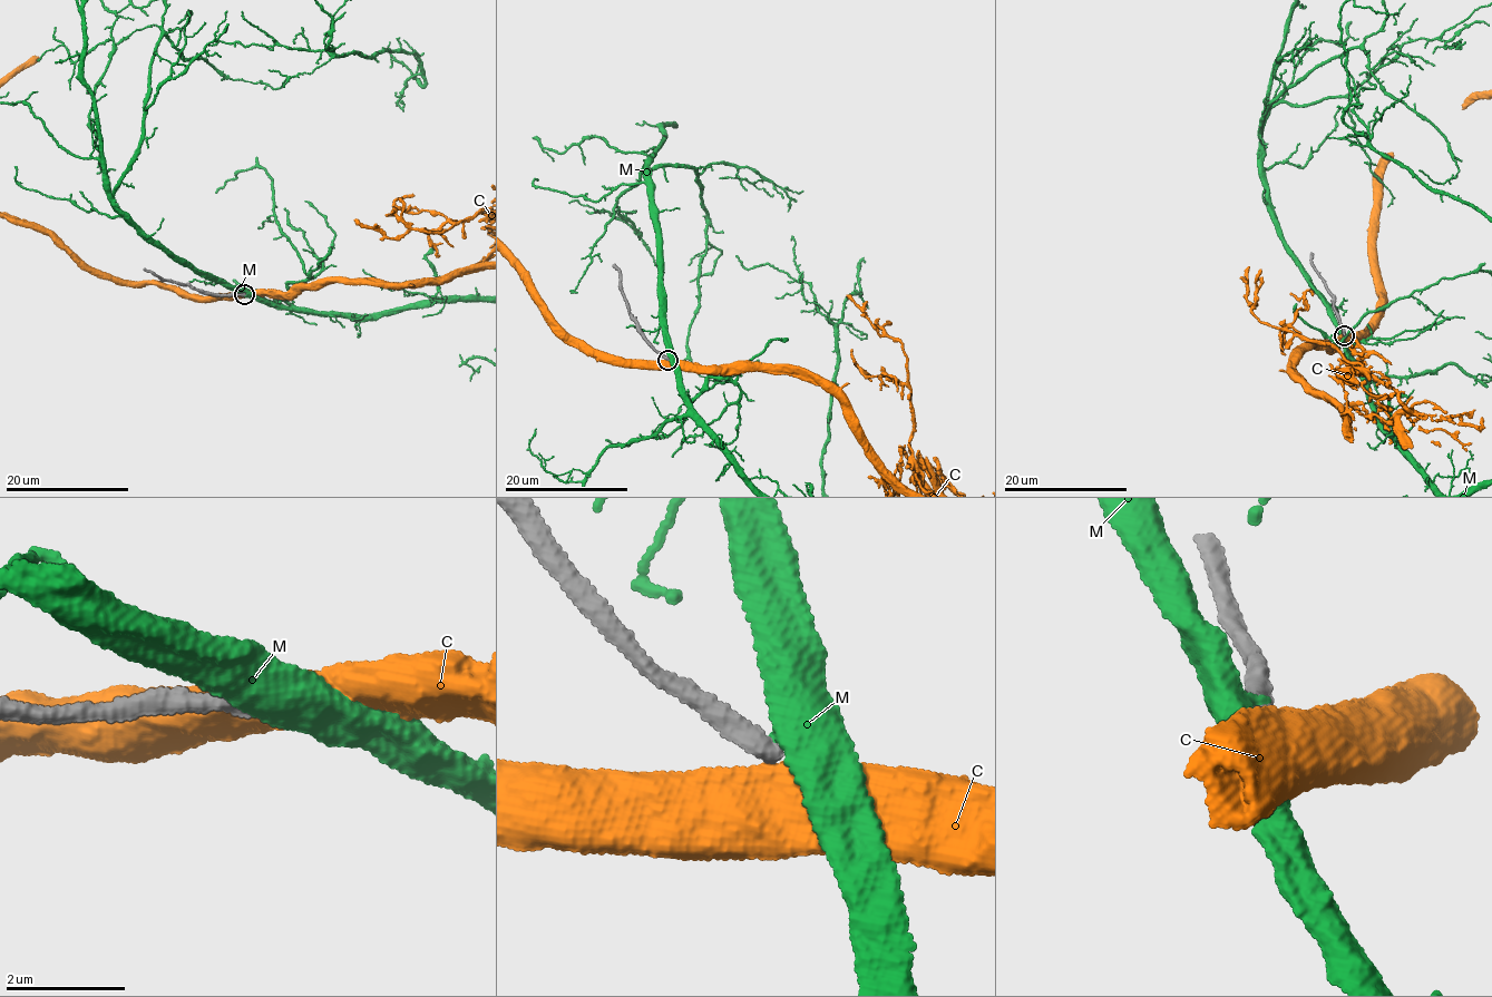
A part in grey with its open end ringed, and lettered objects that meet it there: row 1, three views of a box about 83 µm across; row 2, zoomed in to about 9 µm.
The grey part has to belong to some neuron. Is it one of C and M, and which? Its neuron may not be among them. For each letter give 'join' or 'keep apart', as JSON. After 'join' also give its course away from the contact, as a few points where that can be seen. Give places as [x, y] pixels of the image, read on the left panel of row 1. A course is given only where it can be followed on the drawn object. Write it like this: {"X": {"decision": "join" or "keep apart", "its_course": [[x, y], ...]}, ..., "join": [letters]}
{"C": {"decision": "keep apart"}, "M": {"decision": "keep apart"}, "join": []}

